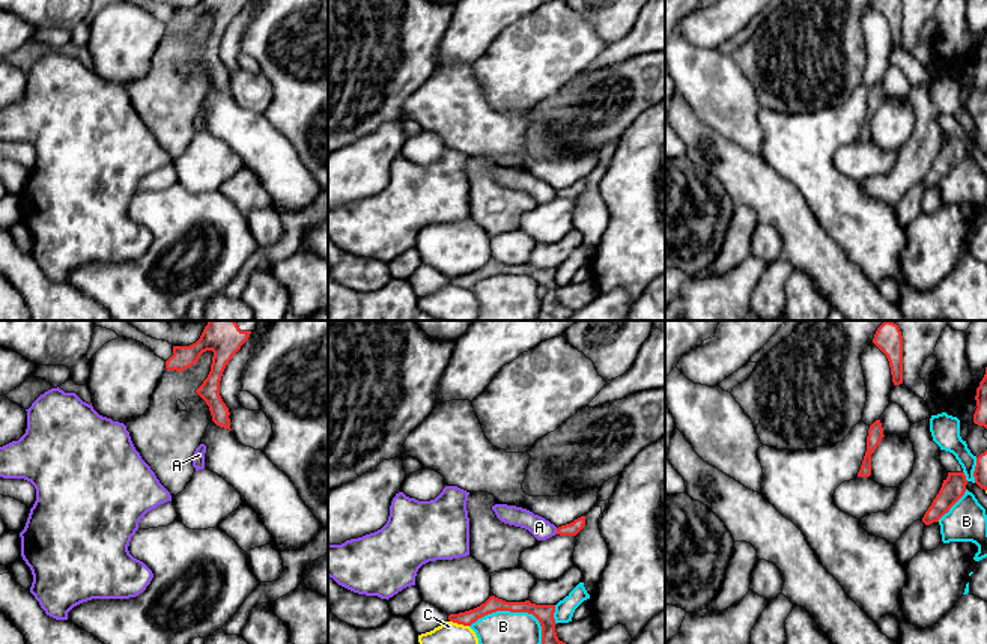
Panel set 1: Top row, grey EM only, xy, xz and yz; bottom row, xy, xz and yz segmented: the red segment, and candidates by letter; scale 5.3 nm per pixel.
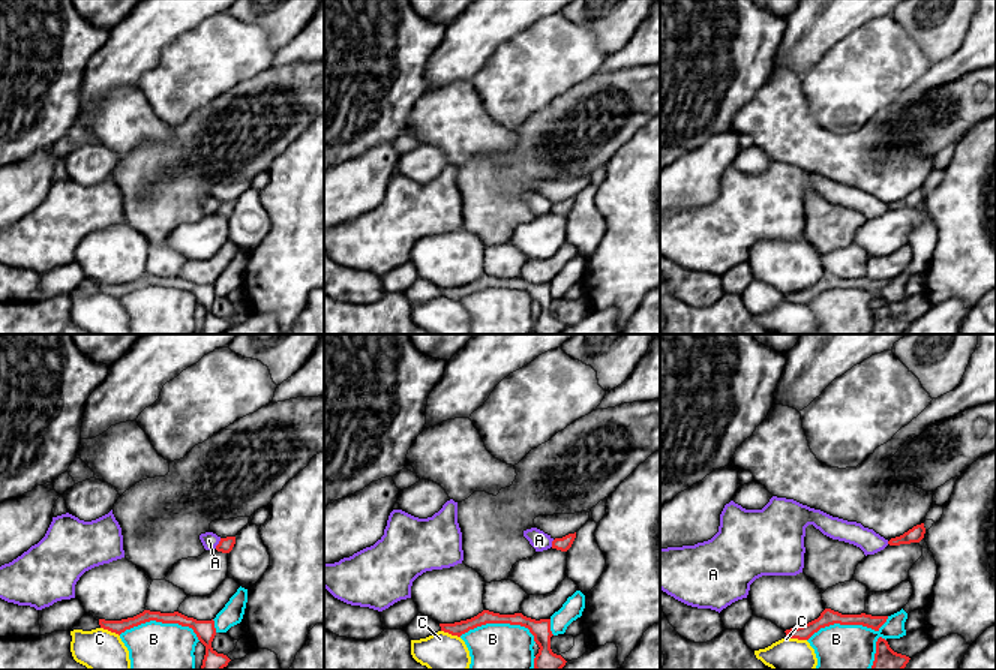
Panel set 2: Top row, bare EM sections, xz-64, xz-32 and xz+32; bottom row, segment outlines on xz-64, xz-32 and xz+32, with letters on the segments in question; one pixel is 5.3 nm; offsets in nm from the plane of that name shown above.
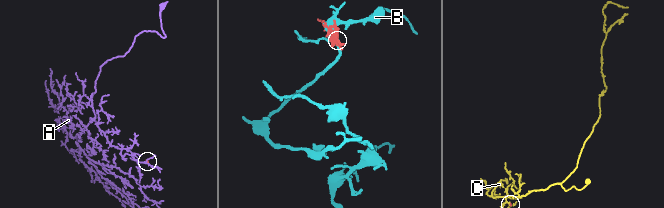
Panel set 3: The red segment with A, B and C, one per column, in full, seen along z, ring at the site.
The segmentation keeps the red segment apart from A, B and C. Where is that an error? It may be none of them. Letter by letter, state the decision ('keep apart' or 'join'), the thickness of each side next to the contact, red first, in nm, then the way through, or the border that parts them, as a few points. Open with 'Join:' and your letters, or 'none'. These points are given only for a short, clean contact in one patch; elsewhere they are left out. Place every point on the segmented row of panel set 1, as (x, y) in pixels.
Join: none
A: keep apart; 70 nm thick on the red side, 110 nm on the other; border along xz (555, 528), (557, 533)
B: keep apart; 100 nm thick on the red side, 180 nm on the other
C: keep apart; 80 nm thick on the red side, 120 nm on the other

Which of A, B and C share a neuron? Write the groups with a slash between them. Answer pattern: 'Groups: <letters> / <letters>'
Groups: A / B / C

